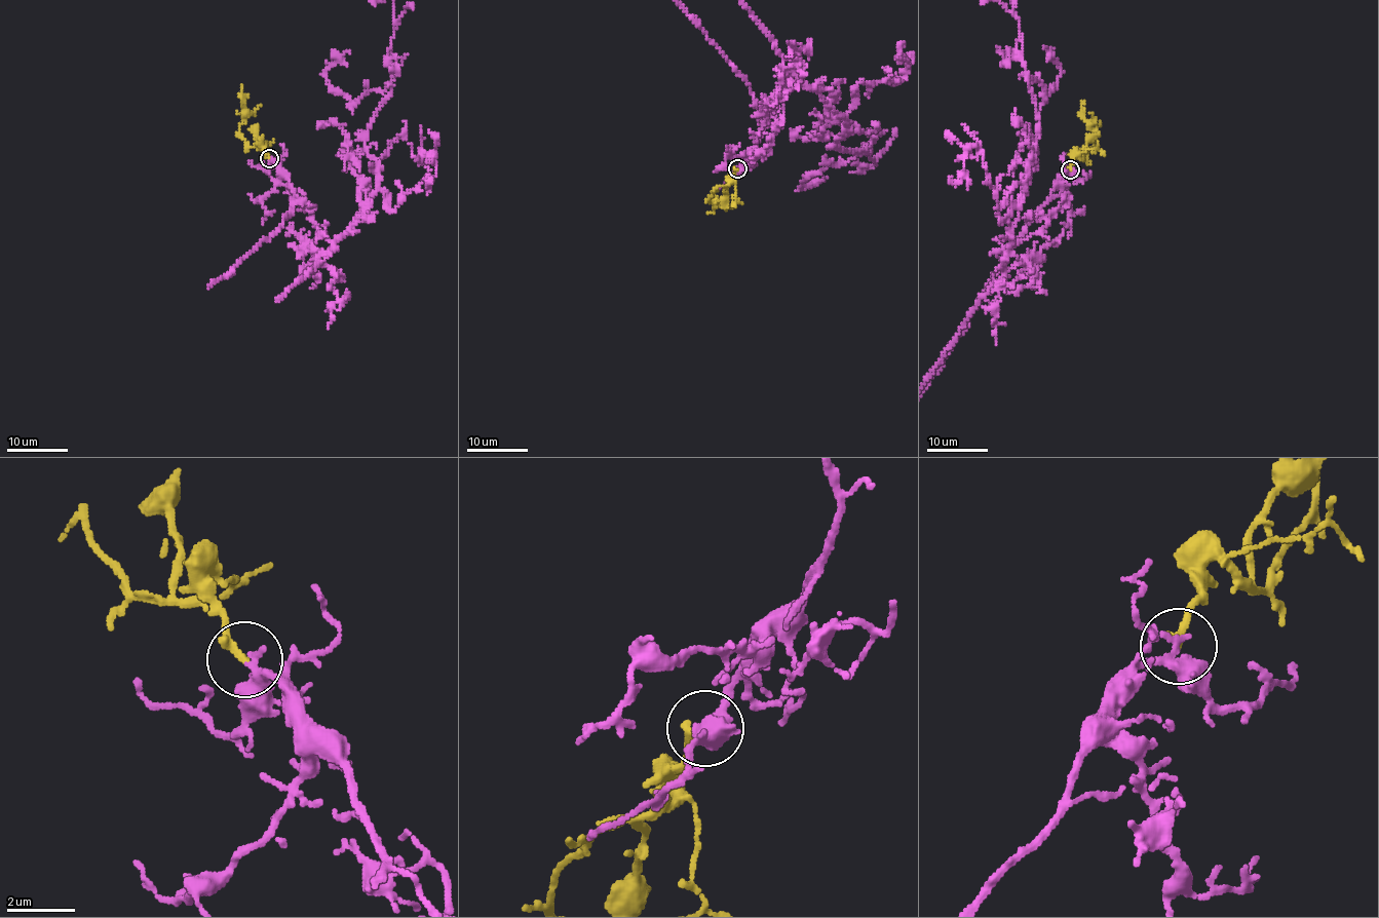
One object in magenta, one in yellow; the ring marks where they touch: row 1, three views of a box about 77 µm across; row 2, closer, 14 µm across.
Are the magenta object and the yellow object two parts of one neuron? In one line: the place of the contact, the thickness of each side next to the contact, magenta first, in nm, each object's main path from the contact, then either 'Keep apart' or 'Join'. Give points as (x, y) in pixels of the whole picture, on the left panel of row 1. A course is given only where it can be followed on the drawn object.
Place: (269, 158). Thickness 320 nm (magenta) against 240 nm. Course of yellow: (269, 158), (262, 143), (258, 148), (251, 147), (240, 135), (244, 117), (242, 85). Join

